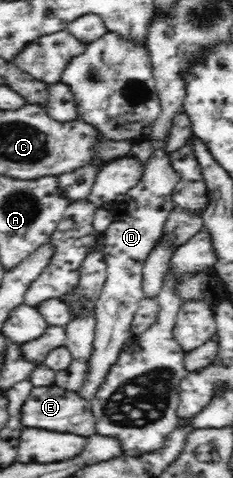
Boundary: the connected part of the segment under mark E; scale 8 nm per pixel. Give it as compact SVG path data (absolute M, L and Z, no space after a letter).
M58 385L33 387L28 399L21 407L21 421L25 428L56 430L60 433L75 433L88 437L95 434L96 420L91 410L91 402L80 397L77 392L62 389Z

